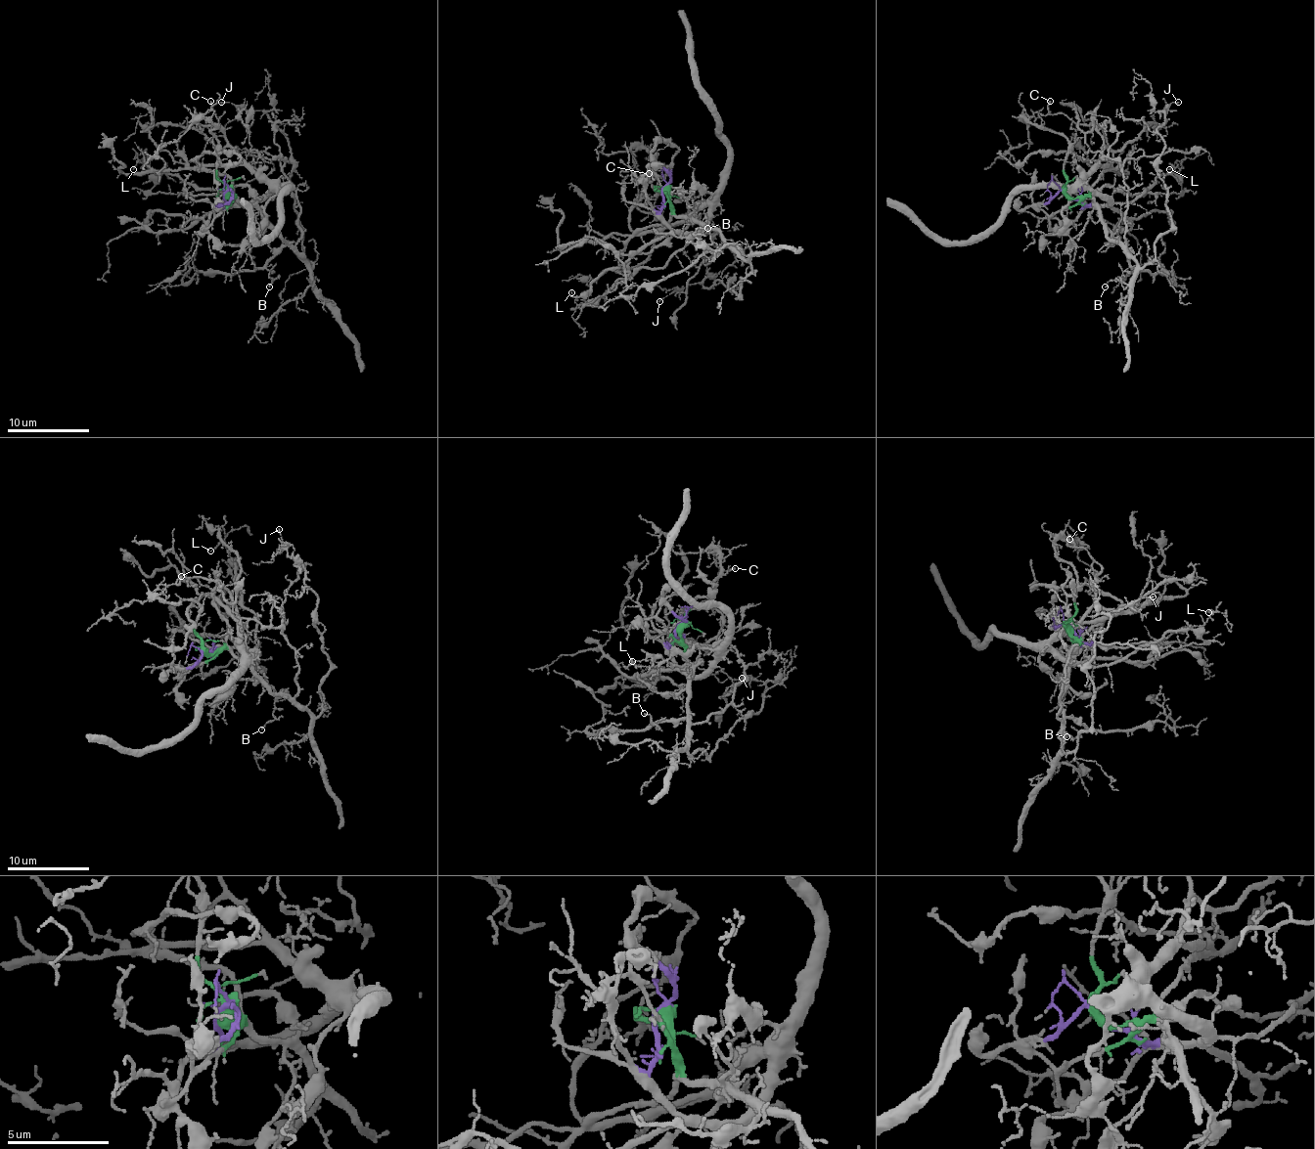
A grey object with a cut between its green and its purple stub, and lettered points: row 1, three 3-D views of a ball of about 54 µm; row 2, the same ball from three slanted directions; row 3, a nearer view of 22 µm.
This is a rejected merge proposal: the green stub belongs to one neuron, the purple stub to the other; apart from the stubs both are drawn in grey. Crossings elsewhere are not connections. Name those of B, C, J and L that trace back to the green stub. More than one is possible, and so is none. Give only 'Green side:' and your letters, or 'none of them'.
Green side: B, J

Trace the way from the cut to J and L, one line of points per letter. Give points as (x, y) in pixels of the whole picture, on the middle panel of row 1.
J: (662, 189), (675, 213), (714, 228), (751, 269), (739, 293), (718, 280), (675, 287), (658, 302)
L: (662, 189), (660, 217), (686, 236), (686, 244), (662, 267), (638, 267), (584, 304), (576, 302), (571, 291)

